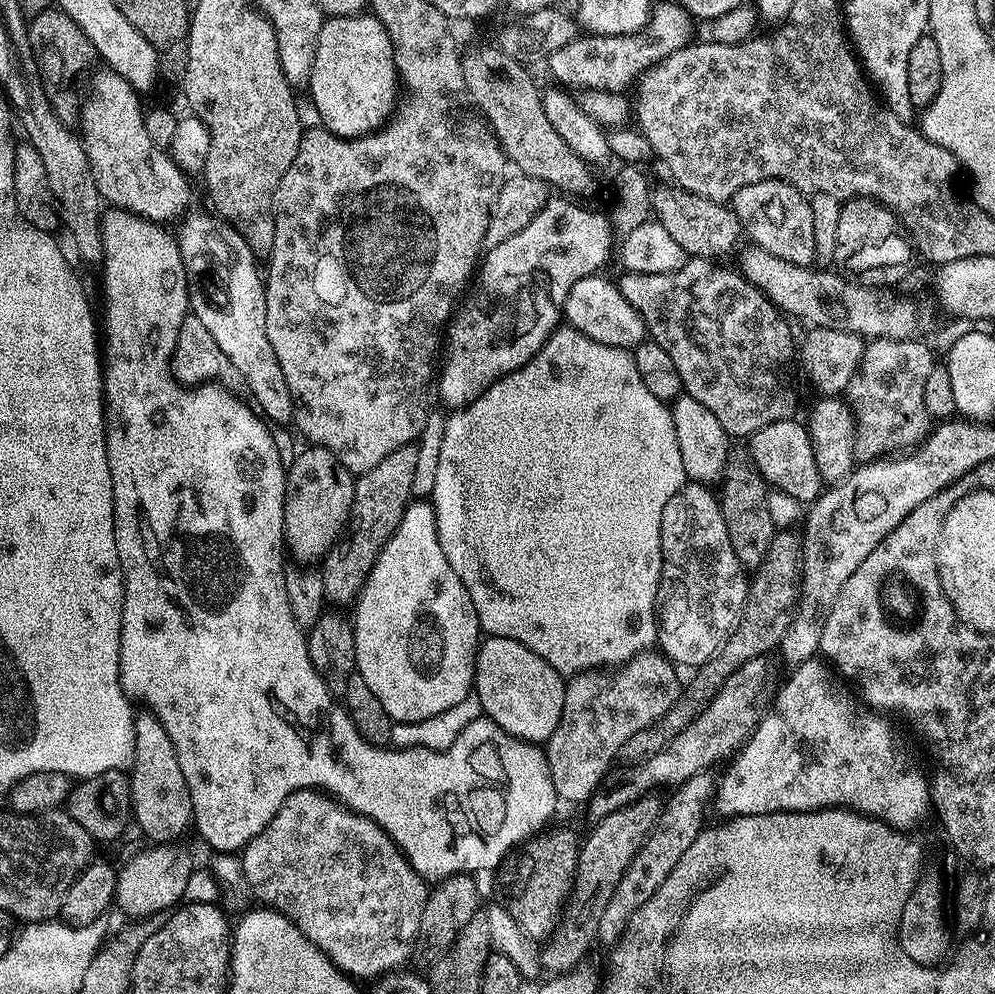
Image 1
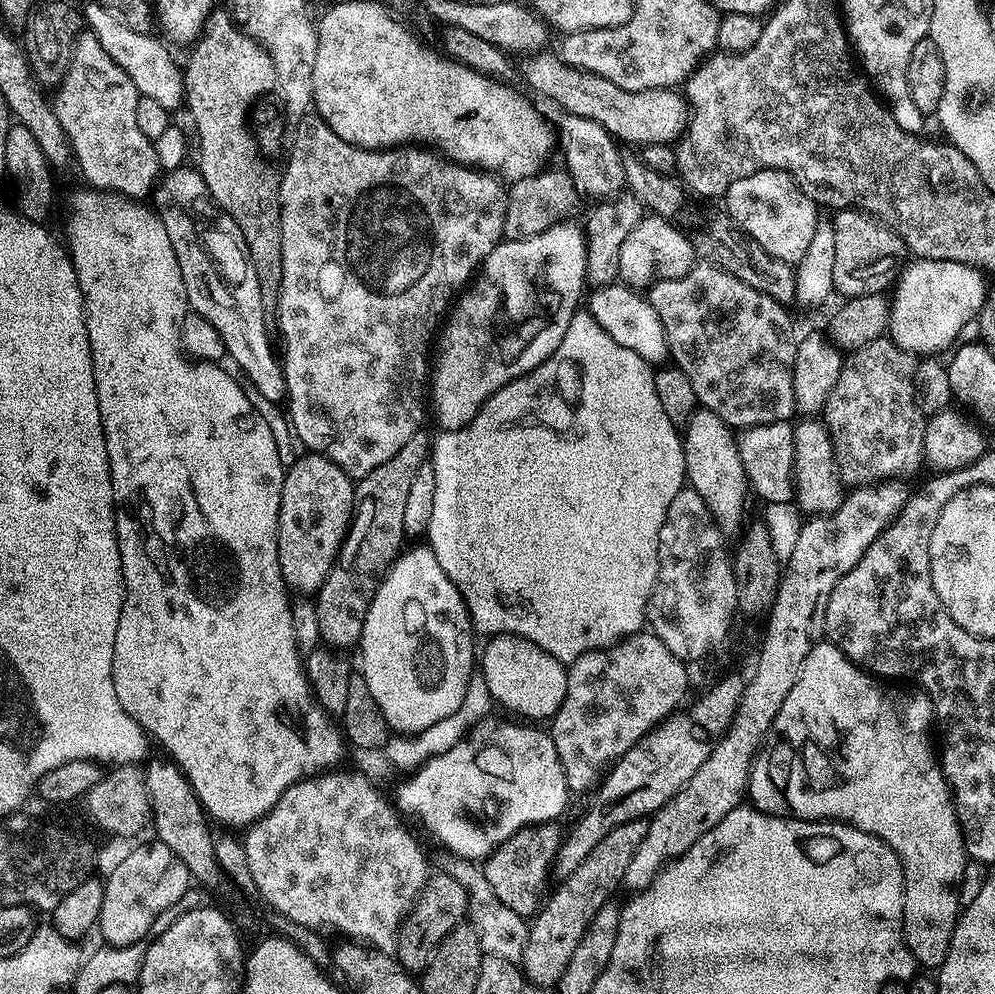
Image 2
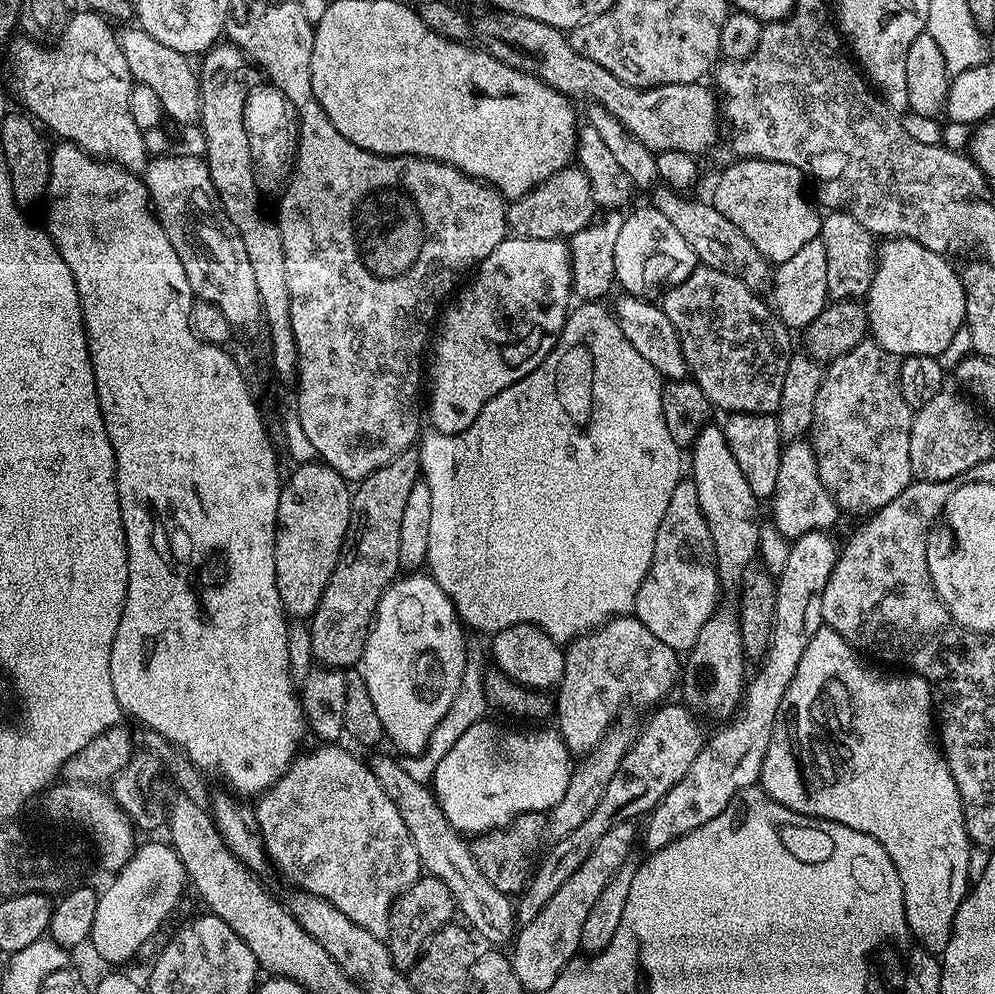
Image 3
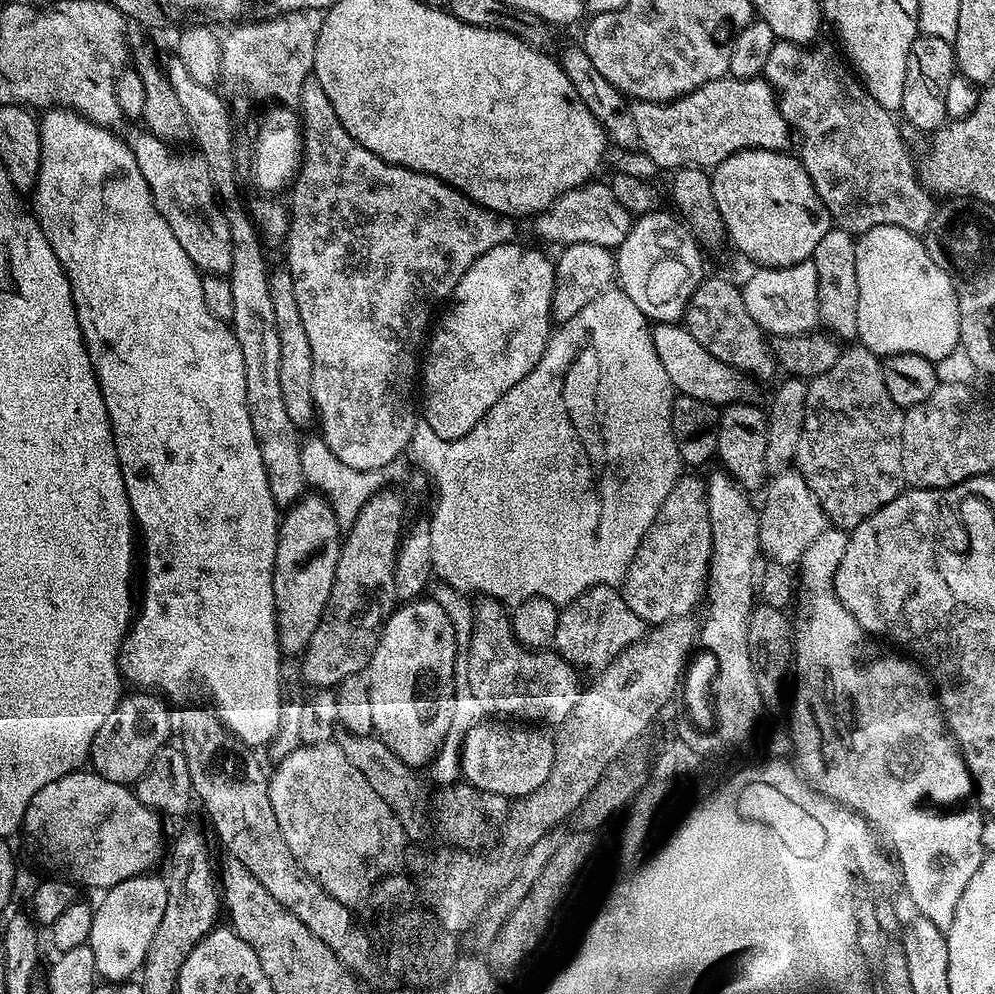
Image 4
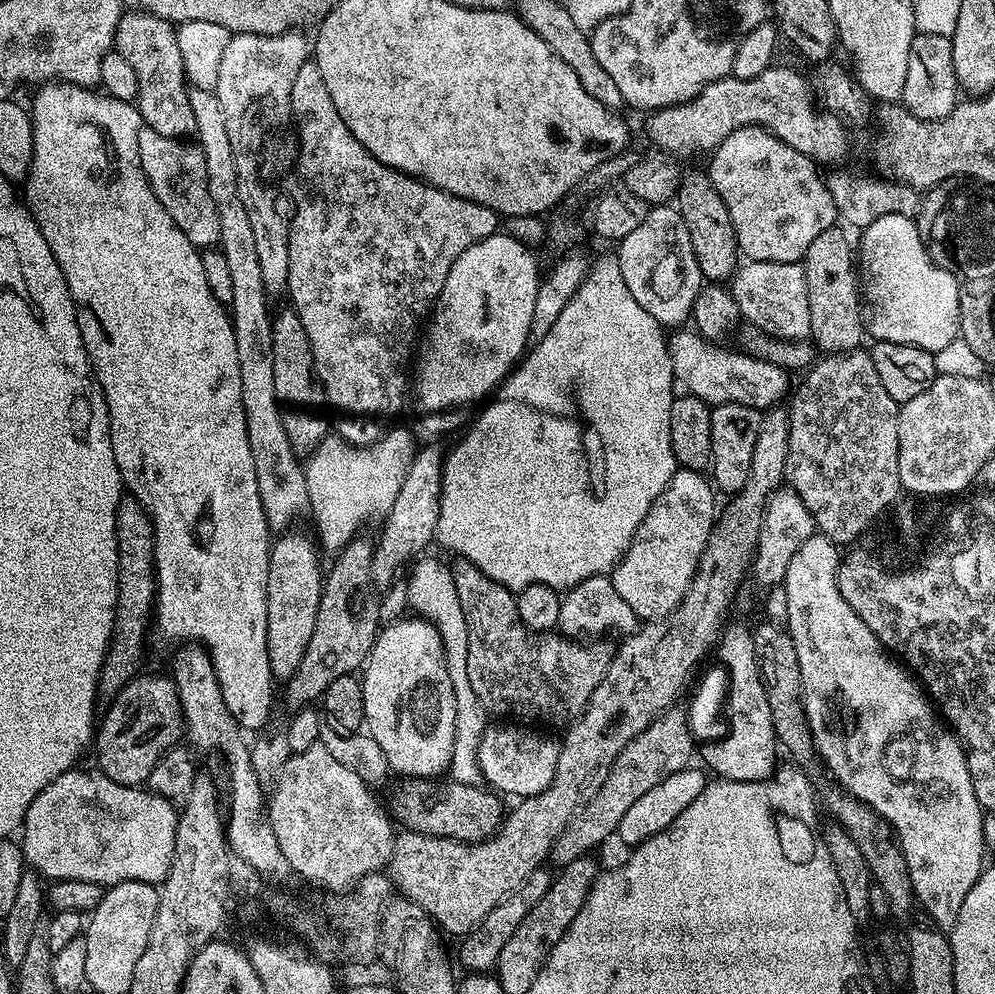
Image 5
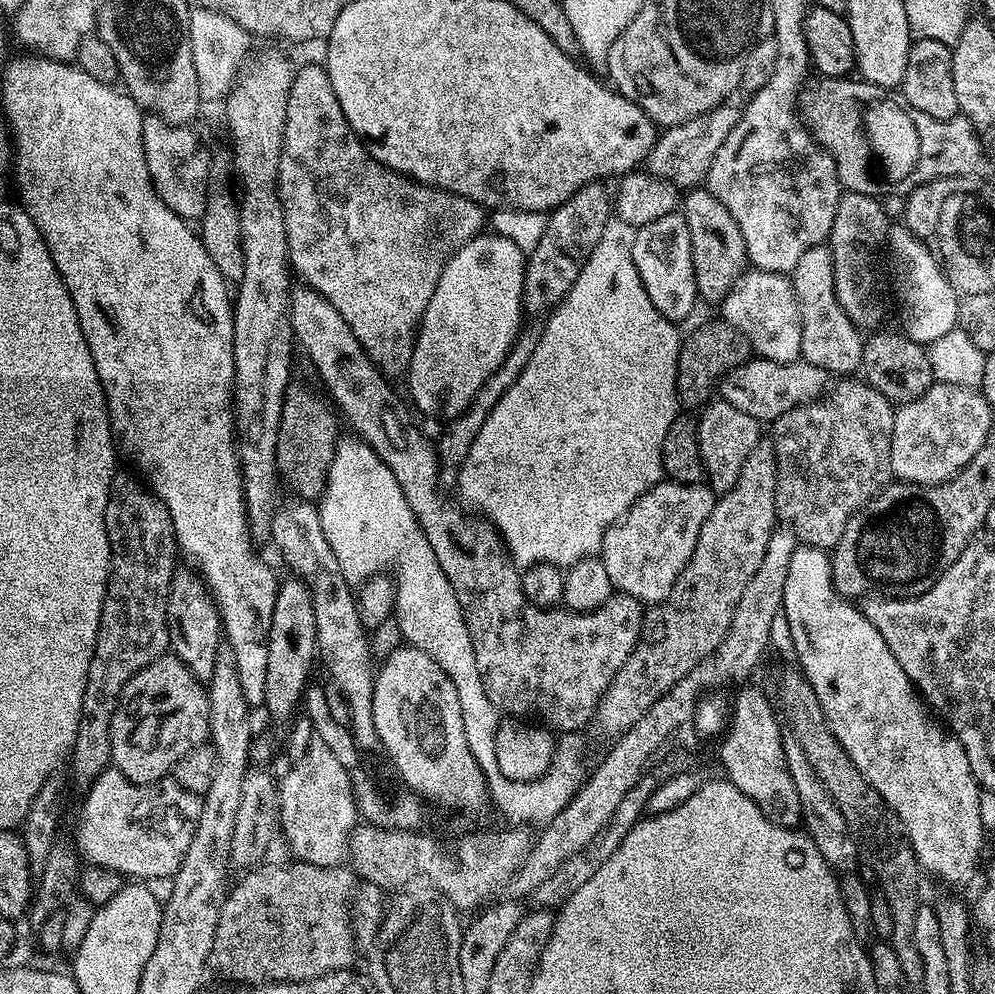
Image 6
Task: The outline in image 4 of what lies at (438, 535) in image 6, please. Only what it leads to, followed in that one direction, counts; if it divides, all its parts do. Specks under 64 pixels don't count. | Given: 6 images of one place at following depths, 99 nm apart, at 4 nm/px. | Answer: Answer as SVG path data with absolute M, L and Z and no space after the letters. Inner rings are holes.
M485 599L484 604L477 603L474 611L476 621L470 638L470 667L466 669L466 678L470 678L470 690L474 690L474 698L482 702L485 713L497 712L497 717L517 716L517 721L532 722L537 720L540 724L563 725L564 721L571 716L576 704L580 700L582 684L576 681L577 669L567 664L555 651L546 650L539 652L529 650L523 644L516 641L512 635L512 621L509 613L499 601Z

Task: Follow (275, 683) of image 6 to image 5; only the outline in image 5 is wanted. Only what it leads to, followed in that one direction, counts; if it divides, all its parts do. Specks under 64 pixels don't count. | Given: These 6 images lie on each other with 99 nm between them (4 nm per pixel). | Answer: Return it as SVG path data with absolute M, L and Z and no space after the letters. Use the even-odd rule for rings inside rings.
M285 531L277 539L281 540L271 545L268 554L266 646L272 675L281 682L291 679L298 670L298 664L302 662L302 654L306 654L306 646L310 646L310 634L314 634L322 591L321 553L317 541L313 537L311 540L304 532L296 531Z

